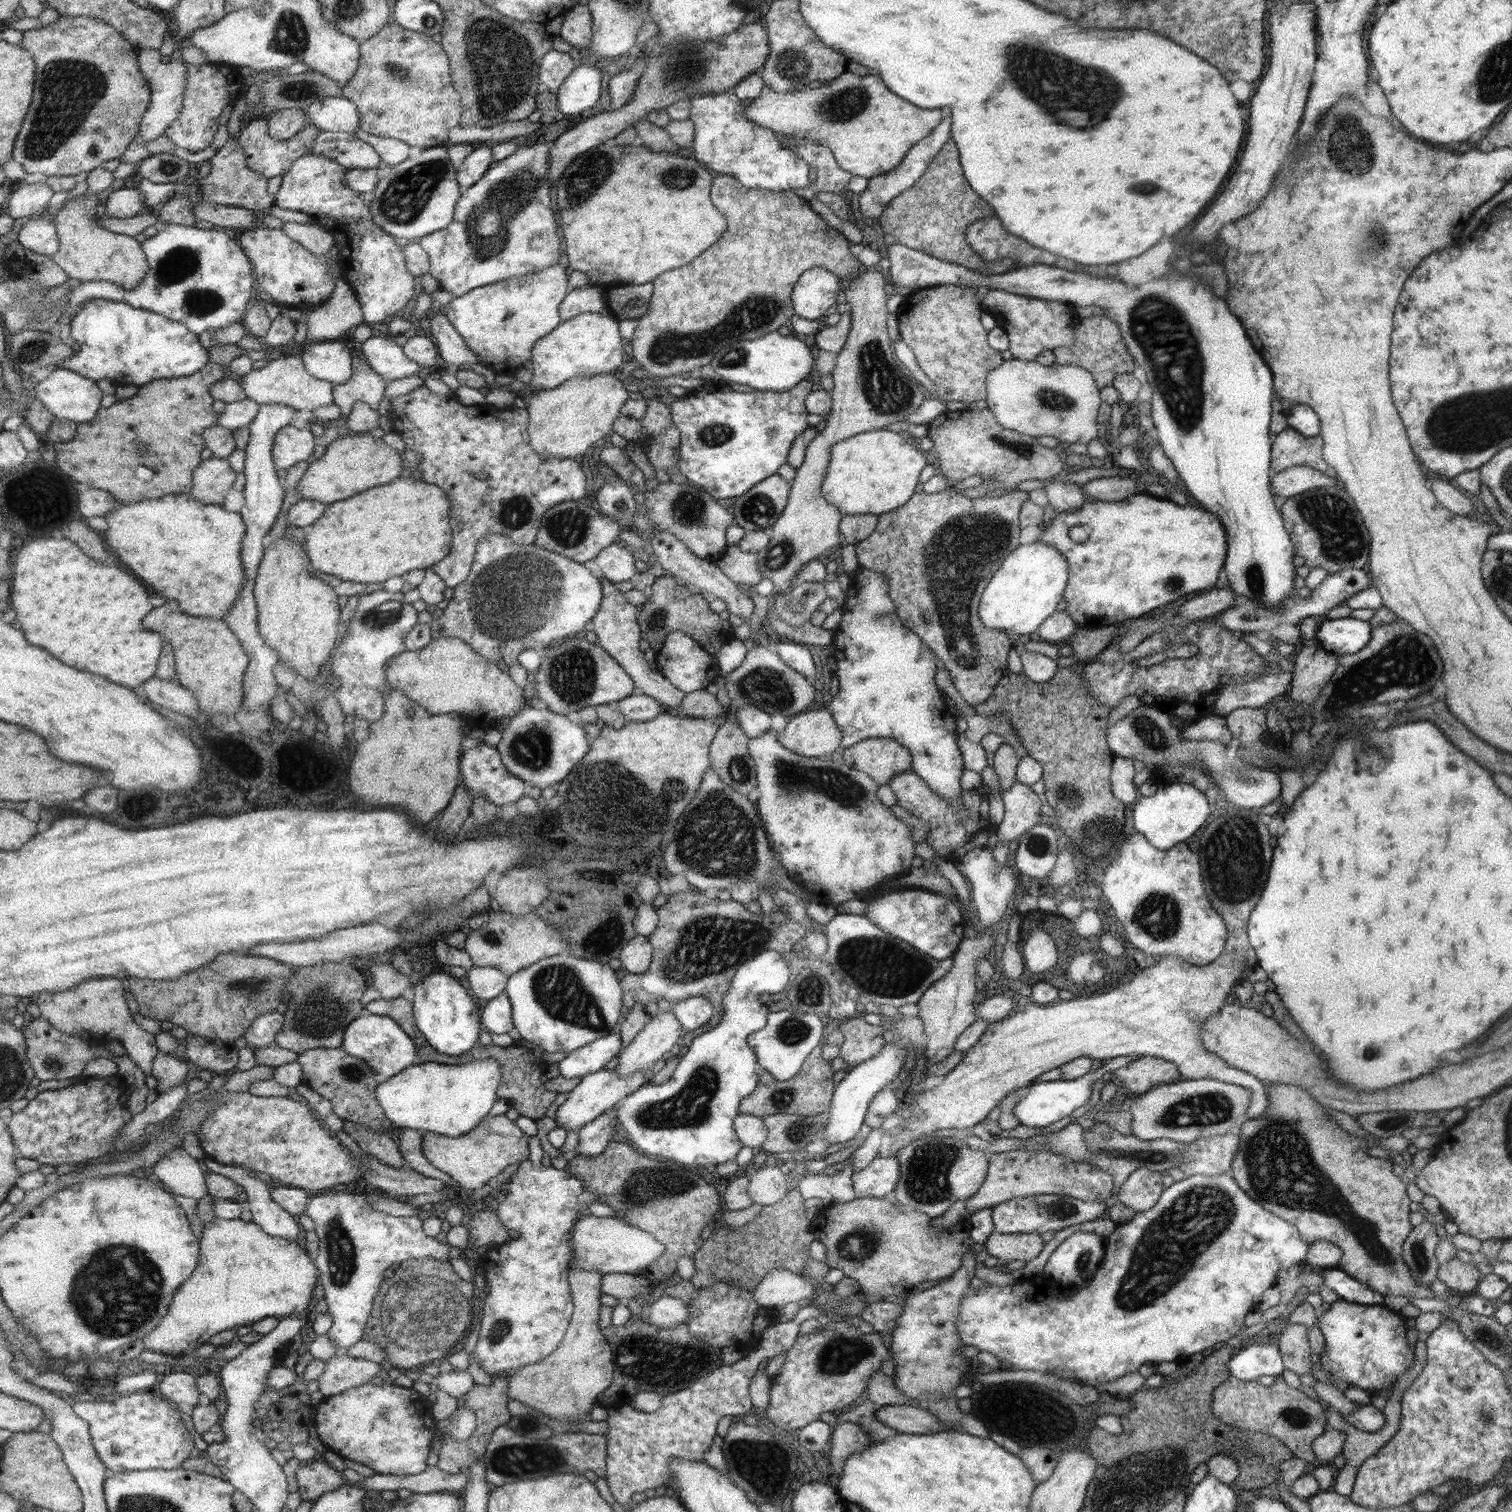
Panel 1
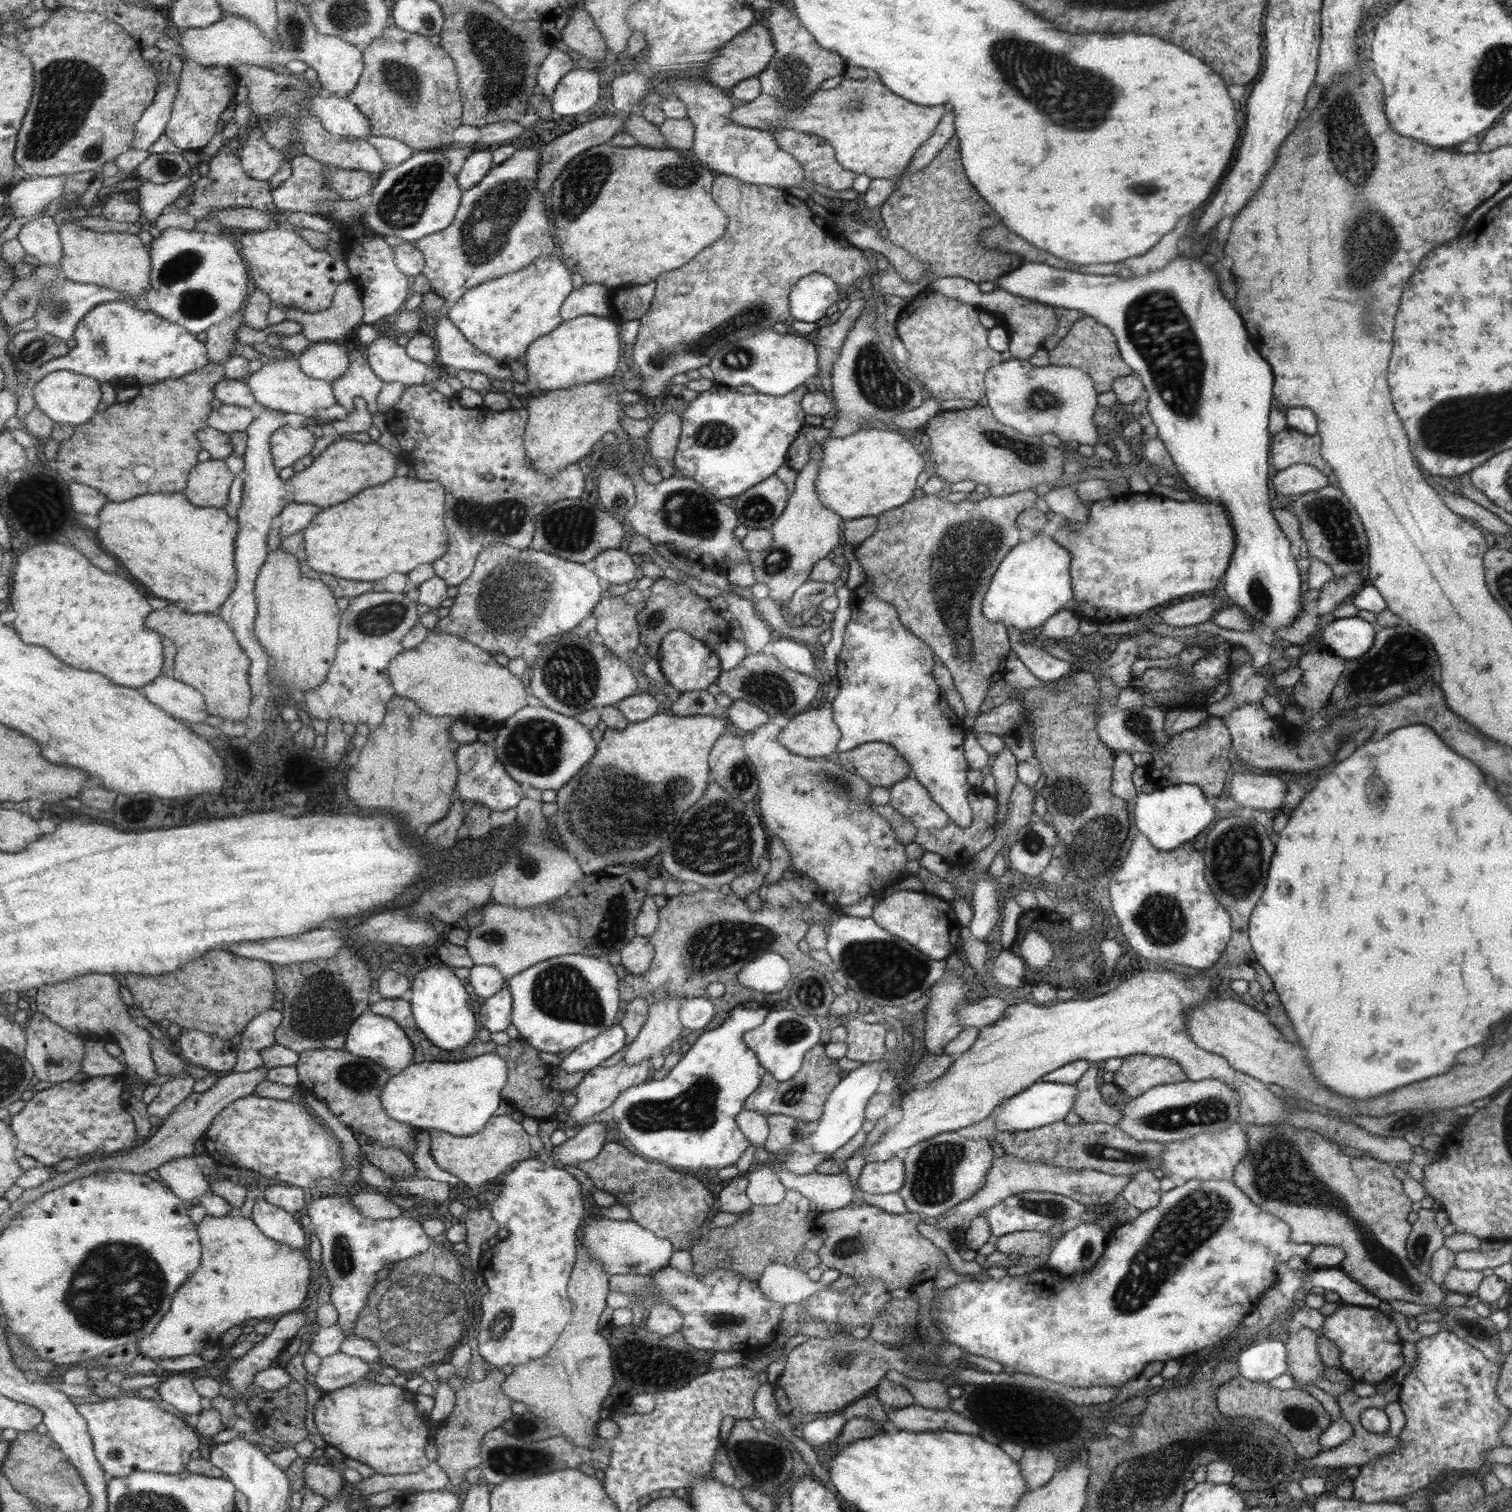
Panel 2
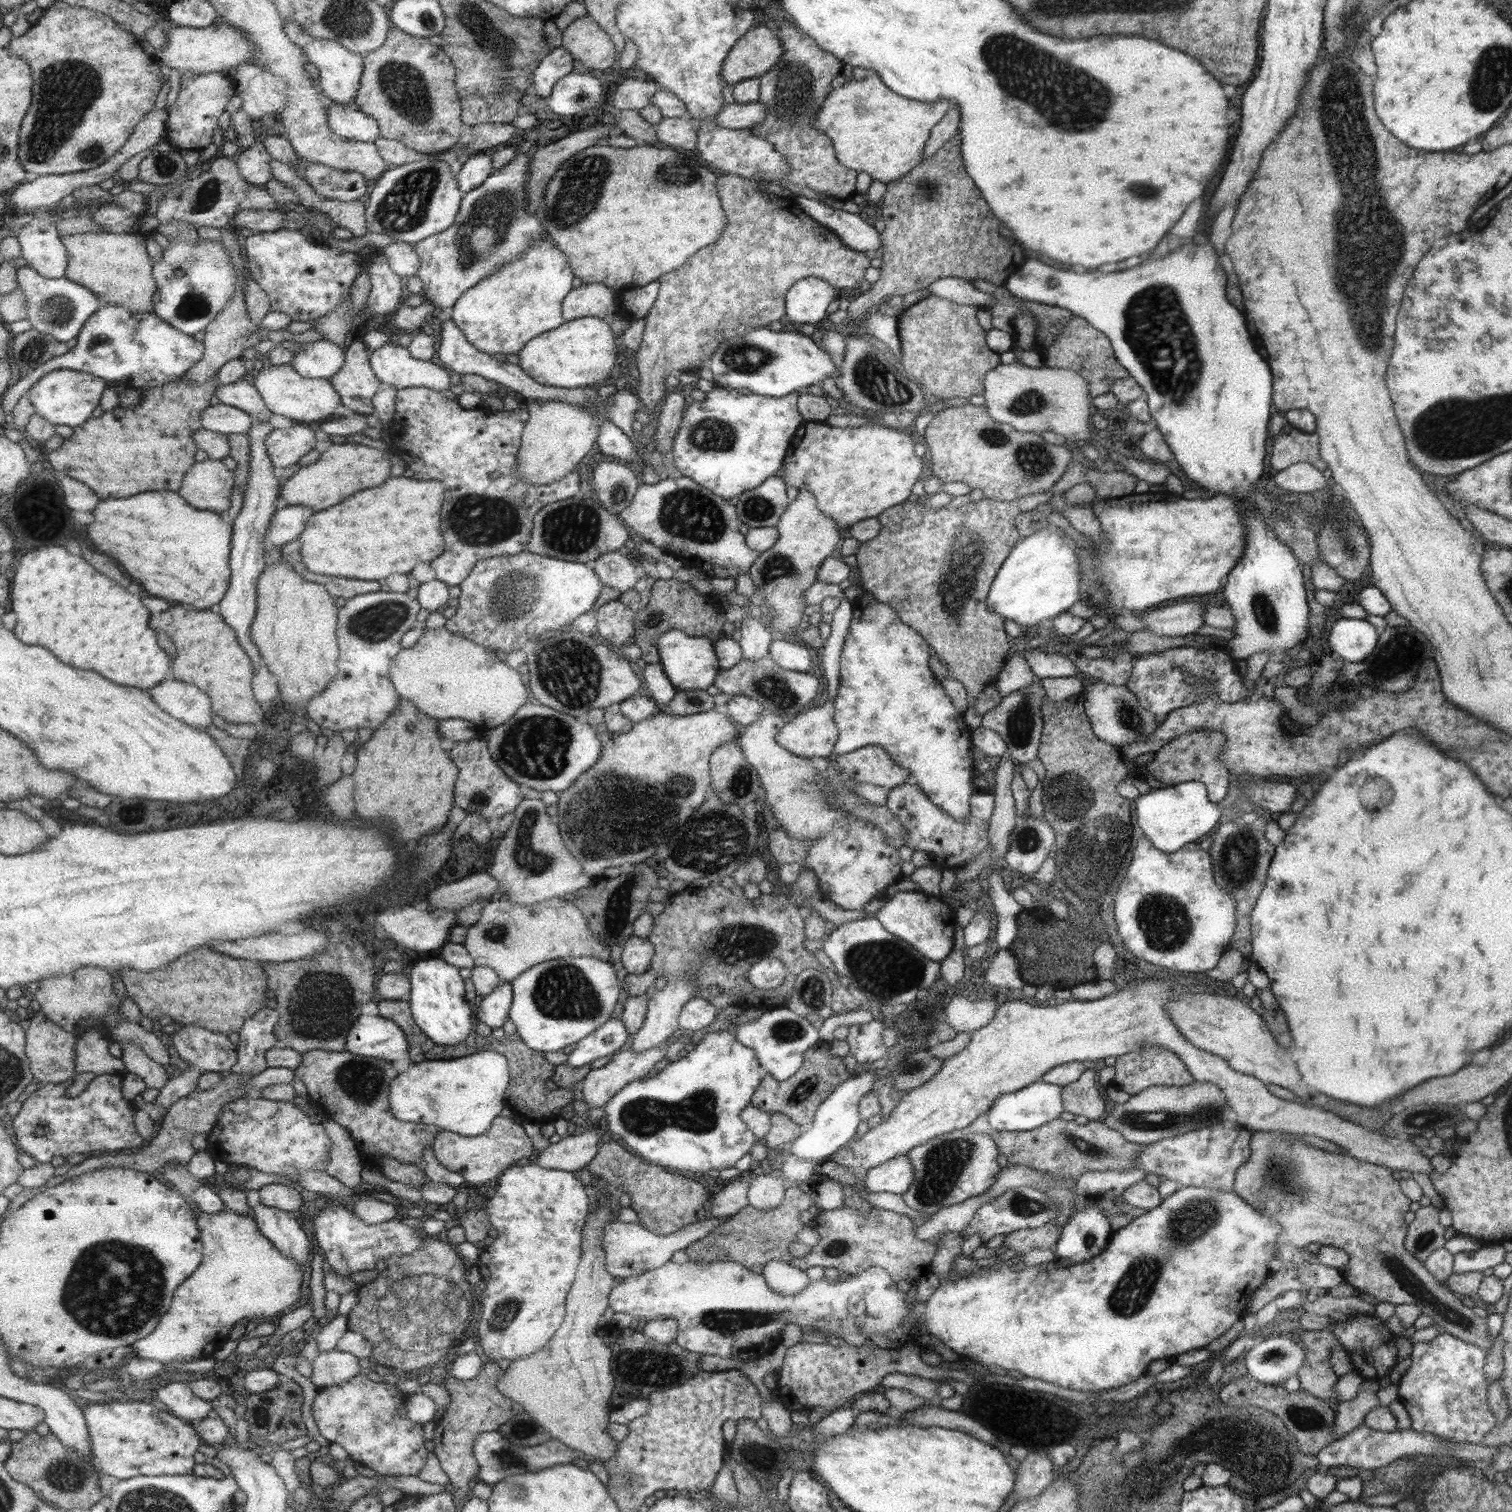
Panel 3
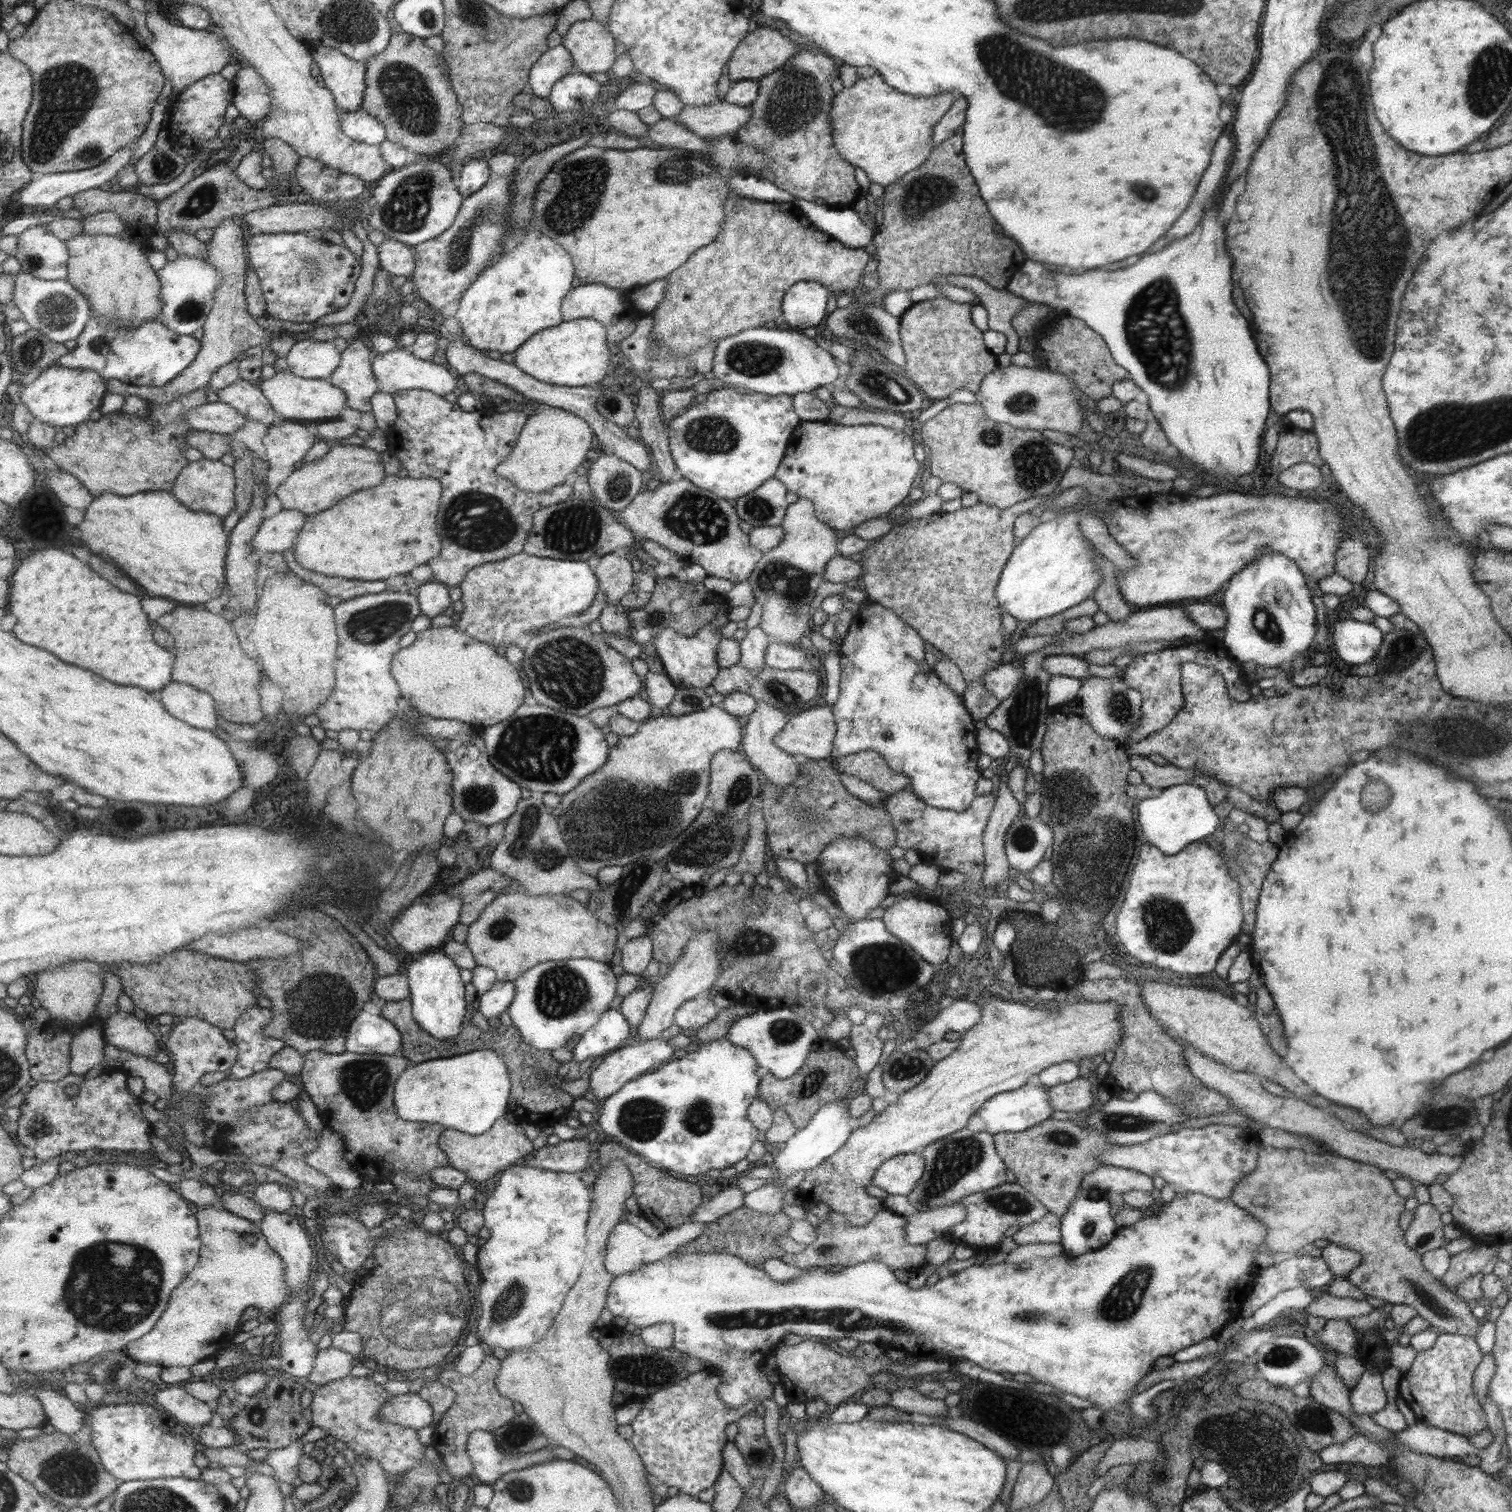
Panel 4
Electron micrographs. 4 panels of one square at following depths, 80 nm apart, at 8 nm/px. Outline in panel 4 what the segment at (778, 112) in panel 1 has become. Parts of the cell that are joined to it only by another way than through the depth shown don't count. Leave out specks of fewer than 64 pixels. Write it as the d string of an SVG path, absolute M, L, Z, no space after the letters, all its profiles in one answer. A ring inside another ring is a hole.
M877 72L867 78L857 79L852 86L843 87L832 98L829 123L831 123L836 150L839 151L845 162L855 168L861 168L869 182L882 187L891 185L905 173L916 169L927 160L928 154L933 148L933 128L951 108L953 101L950 92L942 92L927 98L914 98L909 94L901 94L900 91L889 86ZM717 101L711 104L685 104L673 119L703 139L735 133L750 119L751 113L749 107Z

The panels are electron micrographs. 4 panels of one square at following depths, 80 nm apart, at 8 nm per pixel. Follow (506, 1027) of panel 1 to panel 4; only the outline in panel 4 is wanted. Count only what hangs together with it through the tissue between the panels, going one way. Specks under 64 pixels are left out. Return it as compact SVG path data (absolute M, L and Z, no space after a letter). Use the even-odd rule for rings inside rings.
M498 981L488 992L478 995L478 1011L487 1019L499 1018L503 1012L510 1010L516 998L516 983Z

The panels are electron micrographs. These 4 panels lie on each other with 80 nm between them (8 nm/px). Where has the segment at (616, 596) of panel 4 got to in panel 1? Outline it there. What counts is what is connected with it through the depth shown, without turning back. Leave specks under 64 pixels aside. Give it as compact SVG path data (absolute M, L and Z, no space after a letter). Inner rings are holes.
M620 542L604 548L596 559L587 562L593 574L606 576L611 582L635 581L638 573L631 549Z

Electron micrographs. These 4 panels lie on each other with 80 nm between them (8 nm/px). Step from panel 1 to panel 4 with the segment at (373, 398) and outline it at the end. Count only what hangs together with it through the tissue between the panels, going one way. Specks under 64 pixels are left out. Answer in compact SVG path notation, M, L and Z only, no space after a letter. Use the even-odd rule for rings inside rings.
M355 341L342 352L339 368L329 381L348 395L348 406L353 410L371 412L372 398L381 391L373 369L375 352L367 344Z

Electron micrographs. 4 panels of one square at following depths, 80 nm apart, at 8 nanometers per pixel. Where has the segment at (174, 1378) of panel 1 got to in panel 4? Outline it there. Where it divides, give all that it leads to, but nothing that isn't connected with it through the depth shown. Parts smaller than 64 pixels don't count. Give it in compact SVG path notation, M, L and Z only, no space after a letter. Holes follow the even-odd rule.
M183 1384L170 1385L152 1394L156 1405L167 1410L179 1422L196 1430L211 1422L213 1409L210 1404L191 1396Z

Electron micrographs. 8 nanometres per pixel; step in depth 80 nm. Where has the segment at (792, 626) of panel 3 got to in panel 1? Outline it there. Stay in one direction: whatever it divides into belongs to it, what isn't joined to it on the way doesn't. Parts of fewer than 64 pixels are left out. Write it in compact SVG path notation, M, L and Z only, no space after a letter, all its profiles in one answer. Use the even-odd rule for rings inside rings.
M866 268L860 275L850 279L845 288L845 304L850 316L850 329L844 342L843 348L838 352L836 357L837 364L830 374L832 377L833 387L828 393L832 398L832 405L829 411L829 417L826 420L826 426L819 431L812 441L809 442L804 450L804 461L795 469L795 476L791 482L789 500L781 515L769 528L768 543L764 552L756 553L757 568L761 578L769 578L771 580L777 594L785 592L795 584L795 573L804 566L807 561L820 556L819 552L823 552L825 548L830 548L833 544L837 544L837 522L843 517L839 514L837 507L829 505L821 492L822 484L826 472L828 472L829 461L832 460L832 446L841 440L856 436L856 434L869 432L873 430L883 429L893 422L903 421L908 414L916 412L922 402L923 387L917 384L913 378L907 378L895 362L893 352L891 352L891 344L887 338L887 304L885 304L885 278L881 272Z

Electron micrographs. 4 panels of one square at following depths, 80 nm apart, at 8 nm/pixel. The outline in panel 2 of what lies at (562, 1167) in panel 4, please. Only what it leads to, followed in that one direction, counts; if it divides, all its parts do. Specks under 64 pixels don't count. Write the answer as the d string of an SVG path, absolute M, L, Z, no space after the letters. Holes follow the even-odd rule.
M604 1122L585 1124L575 1138L553 1147L548 1157L551 1165L555 1161L575 1167L578 1162L597 1158L607 1143L608 1132Z

